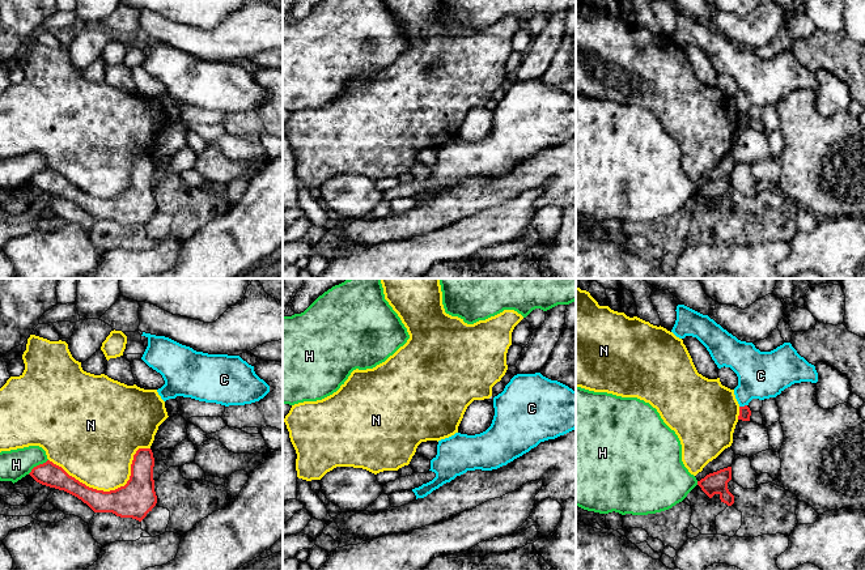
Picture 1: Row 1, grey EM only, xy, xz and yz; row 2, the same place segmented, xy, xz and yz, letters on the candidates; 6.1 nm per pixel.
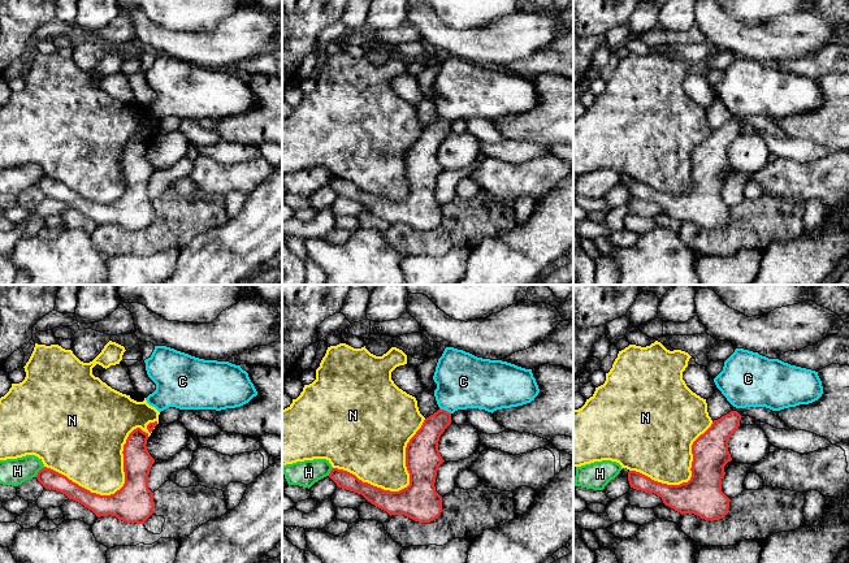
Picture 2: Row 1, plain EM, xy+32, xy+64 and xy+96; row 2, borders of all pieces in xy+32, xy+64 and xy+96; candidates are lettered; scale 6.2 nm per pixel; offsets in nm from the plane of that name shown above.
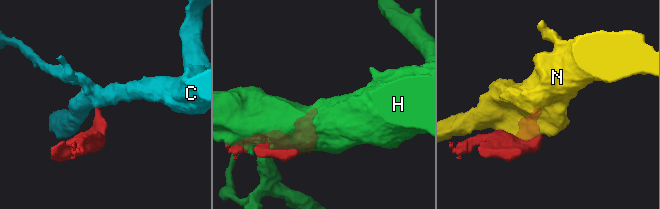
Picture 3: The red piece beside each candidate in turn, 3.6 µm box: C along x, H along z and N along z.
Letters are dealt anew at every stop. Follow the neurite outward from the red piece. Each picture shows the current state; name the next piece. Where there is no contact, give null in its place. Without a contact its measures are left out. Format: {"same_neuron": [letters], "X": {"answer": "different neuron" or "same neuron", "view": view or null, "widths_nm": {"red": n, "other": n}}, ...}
{"same_neuron": [], "C": {"answer": "different neuron", "view": "yz", "widths_nm": {"red": 70, "other": 280}}, "H": {"answer": "different neuron", "view": "xy", "widths_nm": {"red": 140, "other": 190}}, "N": {"answer": "different neuron", "view": "xy", "widths_nm": {"red": 220, "other": 420}}}

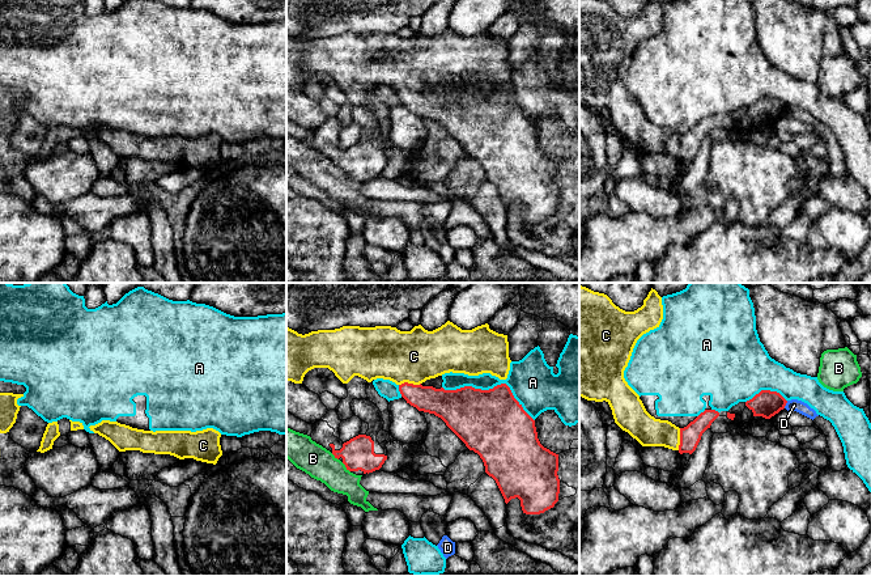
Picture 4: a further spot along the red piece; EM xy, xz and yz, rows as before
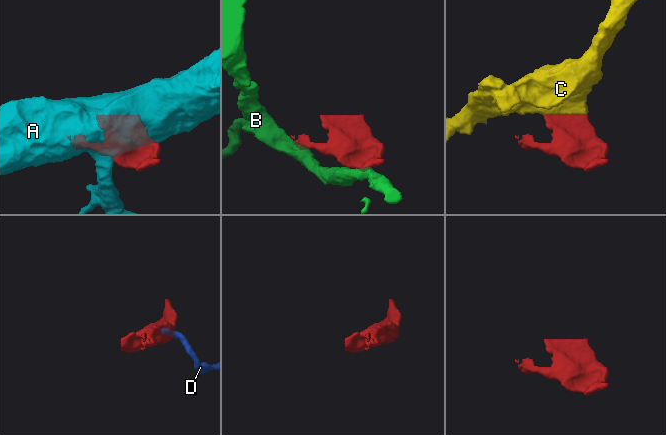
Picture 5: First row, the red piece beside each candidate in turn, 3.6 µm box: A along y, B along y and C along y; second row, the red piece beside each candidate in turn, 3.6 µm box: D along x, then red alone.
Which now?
{"same_neuron": ["C"], "A": {"answer": "different neuron", "view": "xz", "widths_nm": {"red": 420, "other": 280}}, "B": {"answer": "different neuron", "view": "xz", "widths_nm": {"red": 200, "other": 190}}, "C": {"answer": "same neuron", "view": "xz", "widths_nm": {"red": 180, "other": 320}}, "D": {"answer": "different neuron", "view": "yz", "widths_nm": {"red": 170, "other": 80}}}

